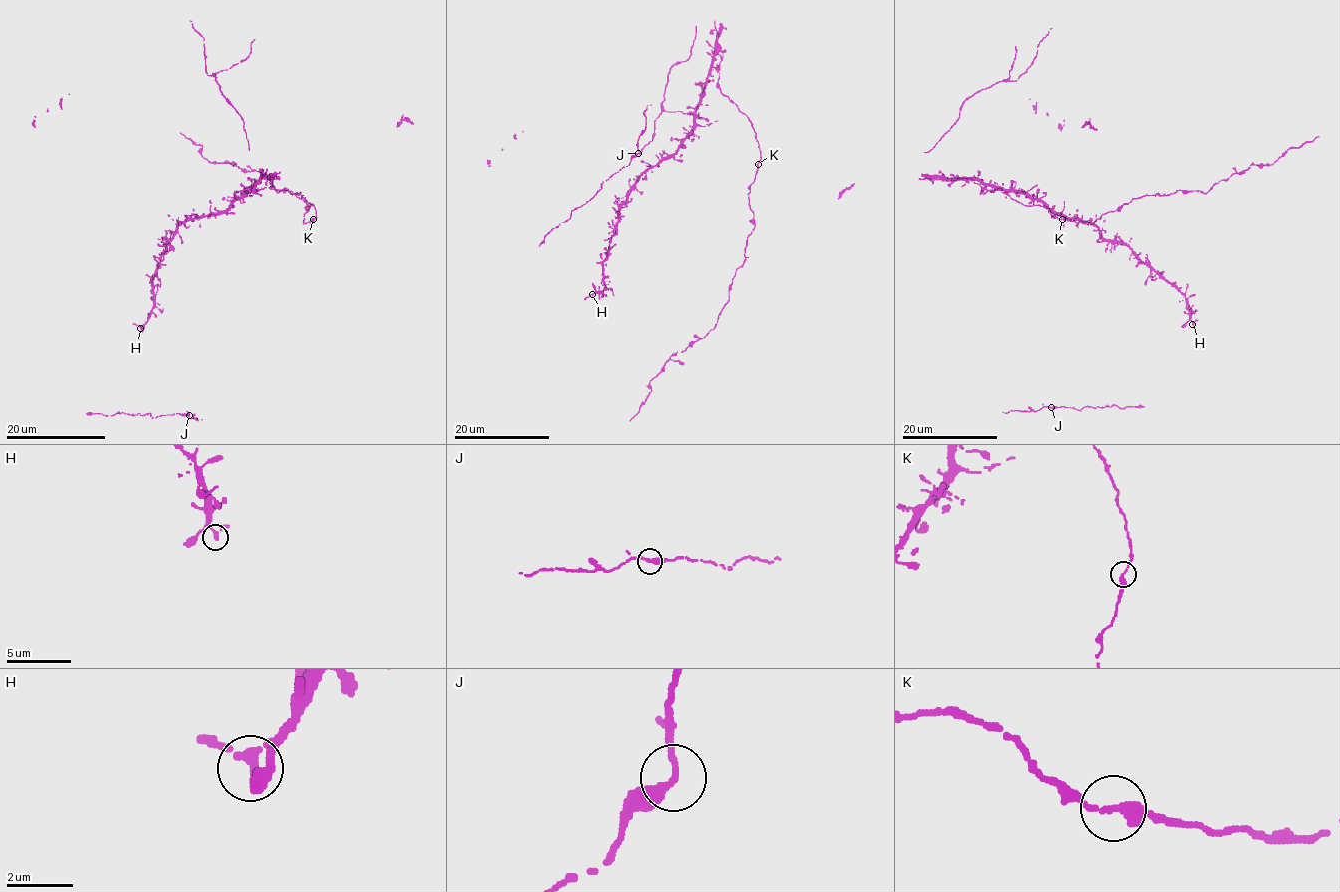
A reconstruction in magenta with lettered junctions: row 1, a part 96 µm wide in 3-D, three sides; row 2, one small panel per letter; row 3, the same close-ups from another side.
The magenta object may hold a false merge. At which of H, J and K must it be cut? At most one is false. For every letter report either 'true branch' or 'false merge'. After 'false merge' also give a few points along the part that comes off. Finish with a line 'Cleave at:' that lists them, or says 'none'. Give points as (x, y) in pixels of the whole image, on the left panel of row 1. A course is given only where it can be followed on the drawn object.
H: true branch
J: true branch
K: true branch
Cleave at: none

